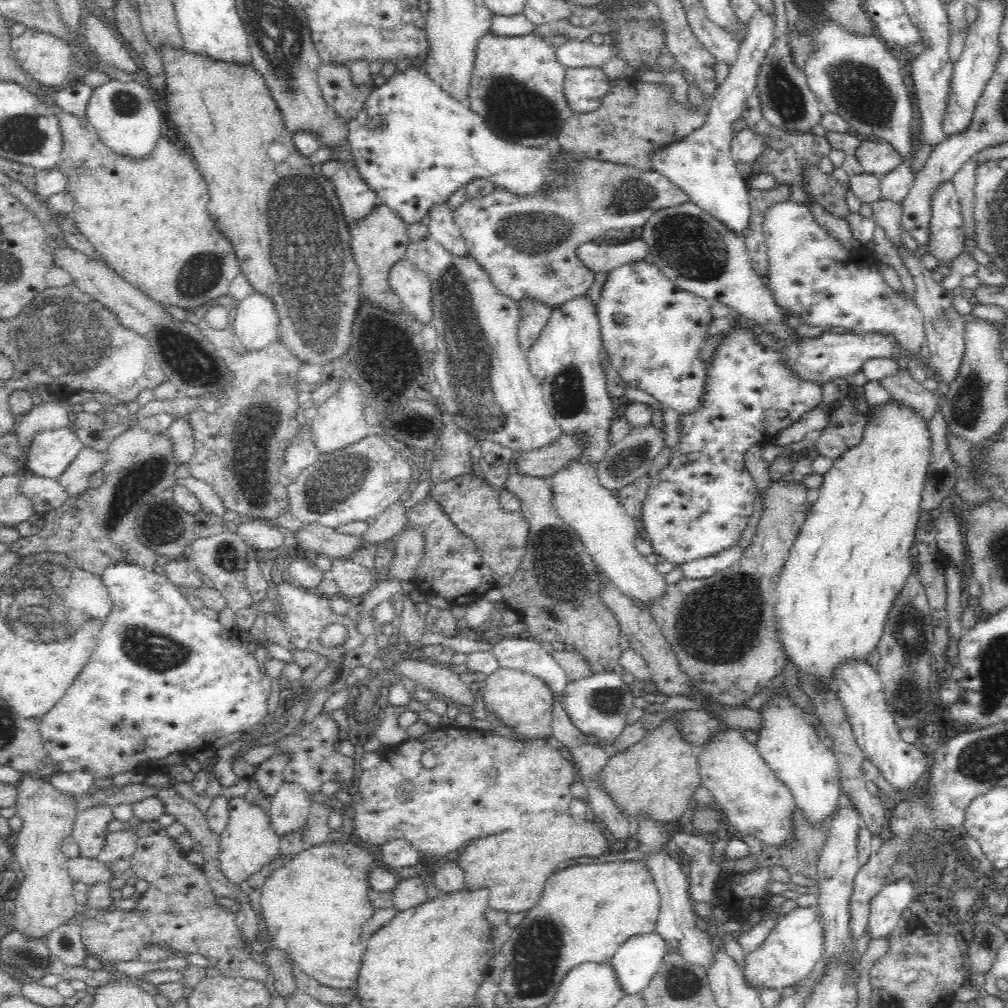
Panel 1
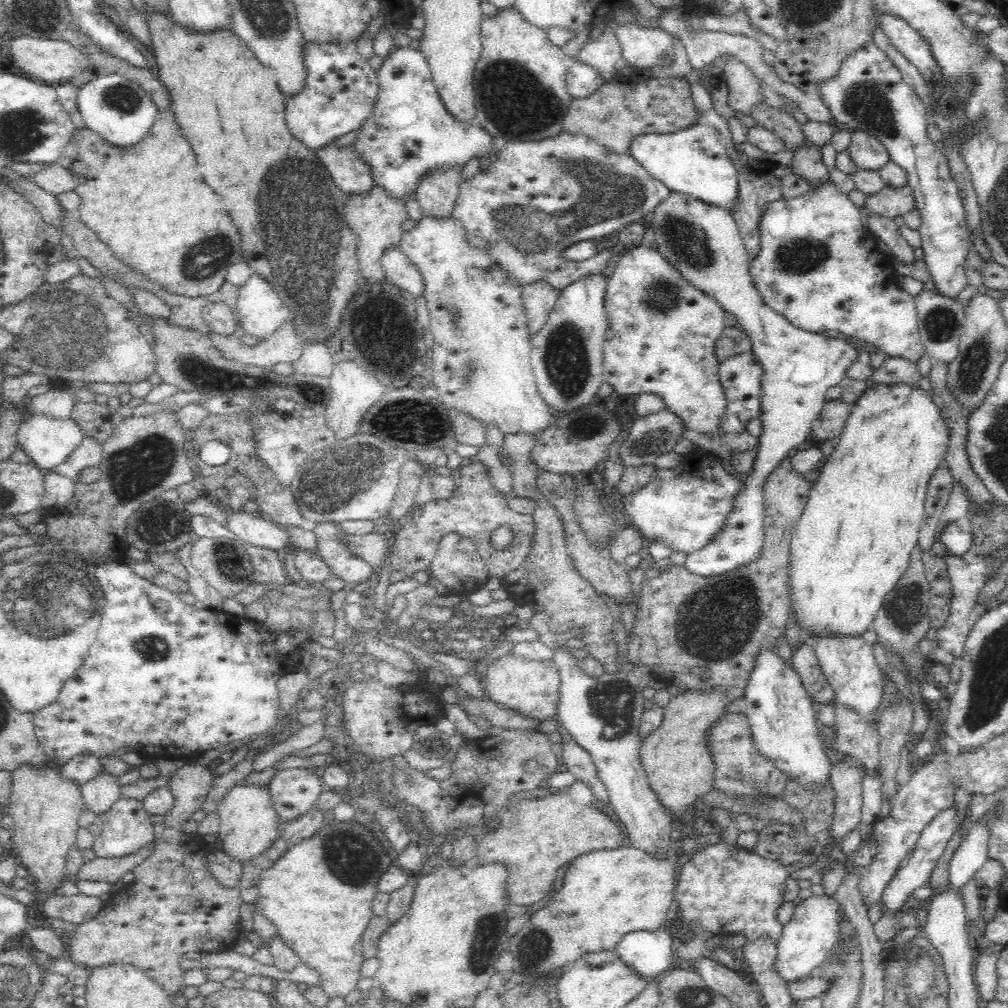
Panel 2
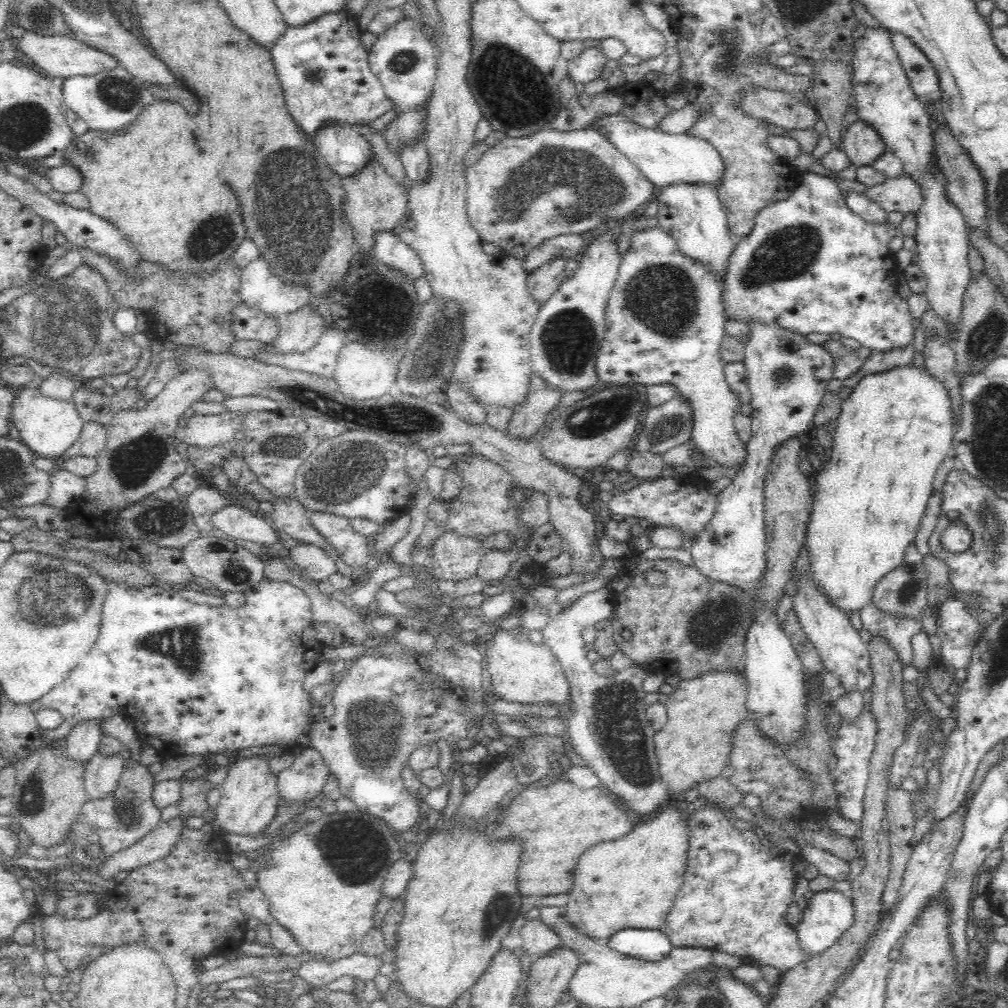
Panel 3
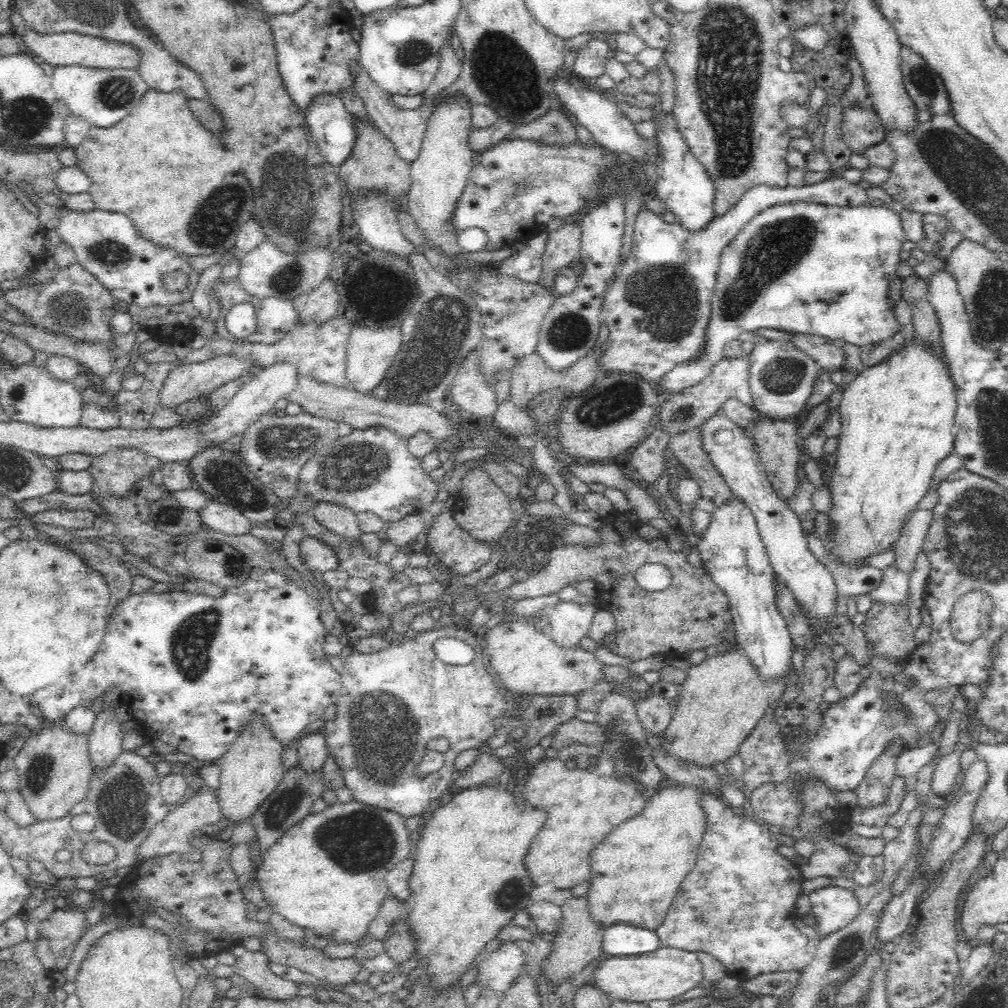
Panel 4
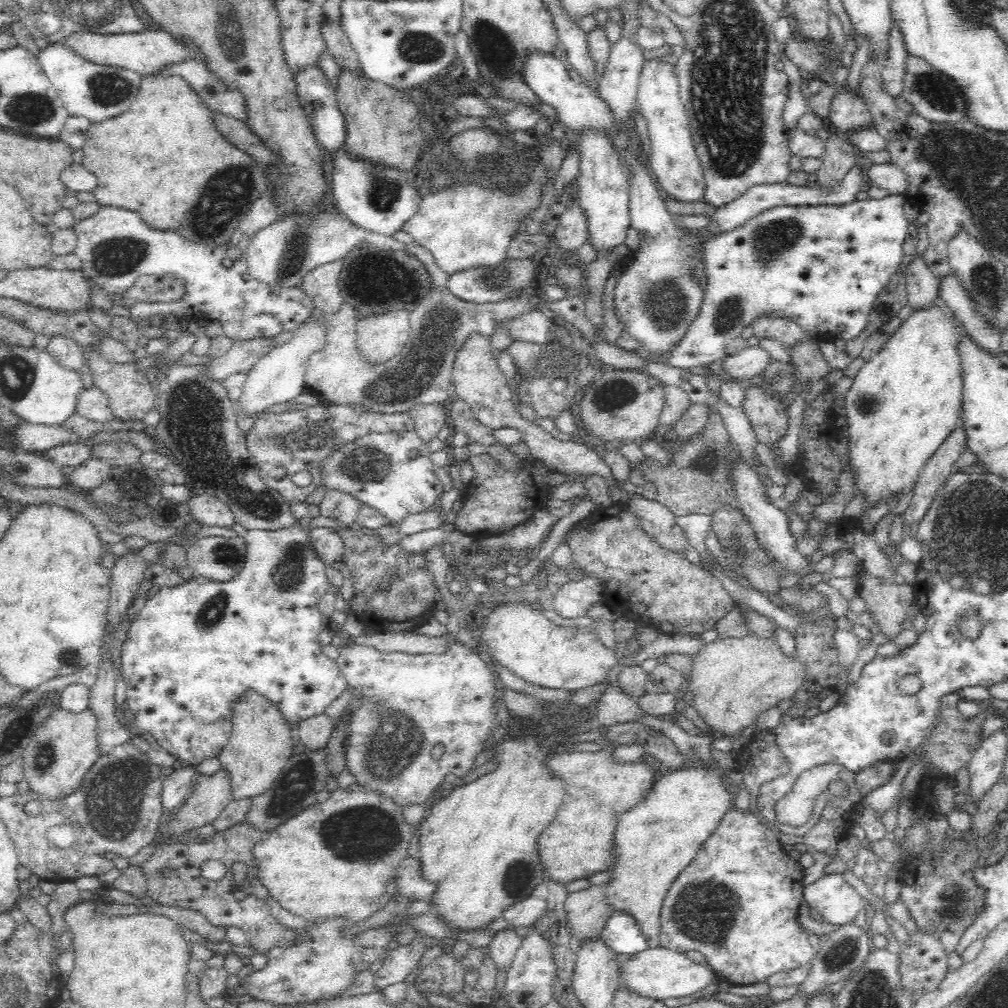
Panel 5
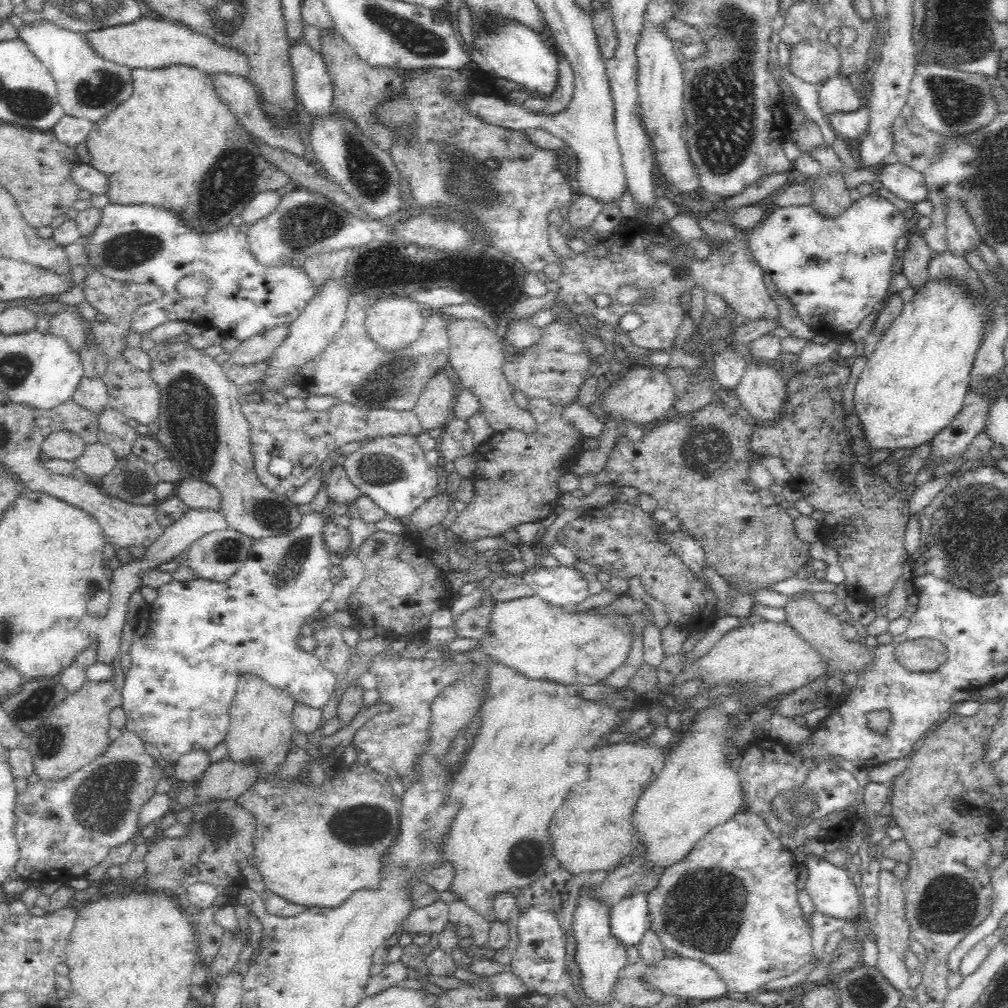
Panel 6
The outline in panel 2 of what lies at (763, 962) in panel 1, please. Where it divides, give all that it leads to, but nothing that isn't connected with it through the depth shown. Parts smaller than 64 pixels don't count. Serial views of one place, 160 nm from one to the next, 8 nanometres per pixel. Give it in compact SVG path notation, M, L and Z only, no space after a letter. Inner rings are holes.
M827 894L812 895L795 905L790 922L784 925L776 943L773 971L784 982L797 982L816 973L818 965L833 949L838 936L838 924L842 920L838 914L837 901Z

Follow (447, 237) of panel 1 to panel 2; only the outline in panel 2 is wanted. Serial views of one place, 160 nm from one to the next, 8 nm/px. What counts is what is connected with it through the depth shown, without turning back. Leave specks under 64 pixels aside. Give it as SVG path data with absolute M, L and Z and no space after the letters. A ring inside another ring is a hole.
M447 169L420 184L417 200L424 217L438 221L450 221L453 218L460 188L460 171Z

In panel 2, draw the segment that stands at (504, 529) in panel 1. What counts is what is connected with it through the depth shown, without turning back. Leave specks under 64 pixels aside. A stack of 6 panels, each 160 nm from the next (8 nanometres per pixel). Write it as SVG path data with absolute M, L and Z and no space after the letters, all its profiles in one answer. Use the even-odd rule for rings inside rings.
M470 459L447 473L451 475L455 484L452 496L432 499L420 506L414 506L405 522L391 535L387 555L391 574L404 572L405 578L414 578L414 572L426 570L430 563L434 562L439 538L444 533L458 533L470 539L477 547L480 556L485 560L490 576L502 579L520 567L528 556L531 538L534 536L533 518L531 515L521 515L508 508L507 497L488 480L486 469L481 462ZM502 526L511 528L513 539L507 547L498 549L489 539L492 532Z

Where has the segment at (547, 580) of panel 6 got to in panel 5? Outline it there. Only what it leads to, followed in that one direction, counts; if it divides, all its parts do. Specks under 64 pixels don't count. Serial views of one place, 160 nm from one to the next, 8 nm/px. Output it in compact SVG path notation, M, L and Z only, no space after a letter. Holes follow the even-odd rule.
M593 577L567 582L553 594L552 609L562 618L584 618L592 604L602 600L601 592L601 582Z

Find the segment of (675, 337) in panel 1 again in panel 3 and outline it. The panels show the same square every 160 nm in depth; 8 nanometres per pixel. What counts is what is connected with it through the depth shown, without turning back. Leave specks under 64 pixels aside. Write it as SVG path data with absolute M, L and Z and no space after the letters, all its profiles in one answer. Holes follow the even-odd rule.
M657 227L652 229L641 230L635 232L631 238L629 249L621 255L619 260L619 269L617 279L615 280L613 288L610 290L607 302L606 315L606 334L602 339L601 346L598 349L596 358L596 371L600 380L600 385L613 384L613 386L652 386L654 384L665 384L674 389L675 396L682 399L684 403L688 404L692 415L692 428L691 439L696 444L696 447L702 454L713 458L720 467L739 466L742 468L745 462L745 456L747 455L746 445L738 441L735 428L733 425L733 416L740 408L734 394L730 390L729 384L725 381L724 365L719 350L721 347L721 340L724 338L727 316L725 303L722 297L722 287L715 281L713 276L710 276L701 266L694 264L690 259L682 256L678 250L676 250L675 242L670 239L662 230Z

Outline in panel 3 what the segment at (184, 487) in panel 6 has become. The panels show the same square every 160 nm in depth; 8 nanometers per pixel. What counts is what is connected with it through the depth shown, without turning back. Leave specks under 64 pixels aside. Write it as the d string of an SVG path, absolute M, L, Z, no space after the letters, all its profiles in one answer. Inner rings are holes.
M233 504L224 506L222 510L212 516L212 523L218 527L228 538L239 543L250 541L263 545L265 549L277 551L279 531L268 524L260 514L250 512L248 508Z

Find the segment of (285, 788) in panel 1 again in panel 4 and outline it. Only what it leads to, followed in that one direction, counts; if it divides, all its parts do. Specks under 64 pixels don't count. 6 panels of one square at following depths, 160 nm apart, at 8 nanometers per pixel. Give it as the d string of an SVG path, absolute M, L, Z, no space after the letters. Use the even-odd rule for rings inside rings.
M305 733L295 744L298 755L297 766L306 775L316 776L321 774L326 758L329 756L326 750L325 740L322 733Z

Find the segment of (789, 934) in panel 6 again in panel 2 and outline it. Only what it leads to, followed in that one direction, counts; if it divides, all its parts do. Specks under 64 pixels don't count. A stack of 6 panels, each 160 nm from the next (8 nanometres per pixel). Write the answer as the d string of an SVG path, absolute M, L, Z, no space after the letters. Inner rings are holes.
M721 838L716 846L708 846L704 852L688 858L681 867L679 879L673 892L674 905L678 917L683 920L685 929L696 934L700 928L717 935L744 934L746 938L754 938L762 933L768 933L774 942L778 940L784 926L776 919L778 907L783 903L785 883L790 880L781 862L762 858L761 855L751 854L748 847L728 844Z

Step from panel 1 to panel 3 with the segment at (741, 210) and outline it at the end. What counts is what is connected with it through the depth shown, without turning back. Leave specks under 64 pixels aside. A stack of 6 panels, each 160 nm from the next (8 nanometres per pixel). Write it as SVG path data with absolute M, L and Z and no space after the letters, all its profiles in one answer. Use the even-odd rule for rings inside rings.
M621 114L598 118L602 134L608 137L657 188L684 184L696 187L710 187L714 191L725 182L726 166L720 152L710 144L688 132L664 132L662 129L644 128L626 120Z

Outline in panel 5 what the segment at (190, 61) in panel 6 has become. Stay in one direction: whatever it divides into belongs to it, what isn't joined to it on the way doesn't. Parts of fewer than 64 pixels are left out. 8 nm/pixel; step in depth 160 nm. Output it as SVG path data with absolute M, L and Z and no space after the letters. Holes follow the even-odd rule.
M149 27L140 34L129 35L98 34L94 32L72 33L66 36L65 39L59 40L57 44L61 44L66 50L92 64L101 64L112 68L128 68L143 77L152 75L159 68L182 59L194 58L197 60L194 52L187 50L183 44L171 38L167 32Z

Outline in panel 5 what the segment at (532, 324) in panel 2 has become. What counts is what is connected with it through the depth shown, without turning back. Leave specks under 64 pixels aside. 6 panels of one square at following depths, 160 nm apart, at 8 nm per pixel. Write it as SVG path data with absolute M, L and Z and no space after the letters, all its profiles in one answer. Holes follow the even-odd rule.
M579 203L568 207L560 216L560 222L552 234L556 246L564 254L575 254L575 252L588 241L588 225L586 216L580 208Z

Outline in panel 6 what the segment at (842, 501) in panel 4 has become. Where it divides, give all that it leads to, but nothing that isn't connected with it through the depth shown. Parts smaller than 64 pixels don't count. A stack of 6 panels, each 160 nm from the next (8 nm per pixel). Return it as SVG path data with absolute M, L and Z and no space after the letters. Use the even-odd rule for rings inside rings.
M933 280L922 287L910 302L905 302L900 316L884 332L855 385L852 412L860 418L864 446L870 448L870 454L880 450L888 450L890 454L896 450L918 450L918 446L928 444L958 416L969 391L975 352L989 315L986 304L995 300L995 295L989 292L988 297L978 300L966 295L959 286Z

